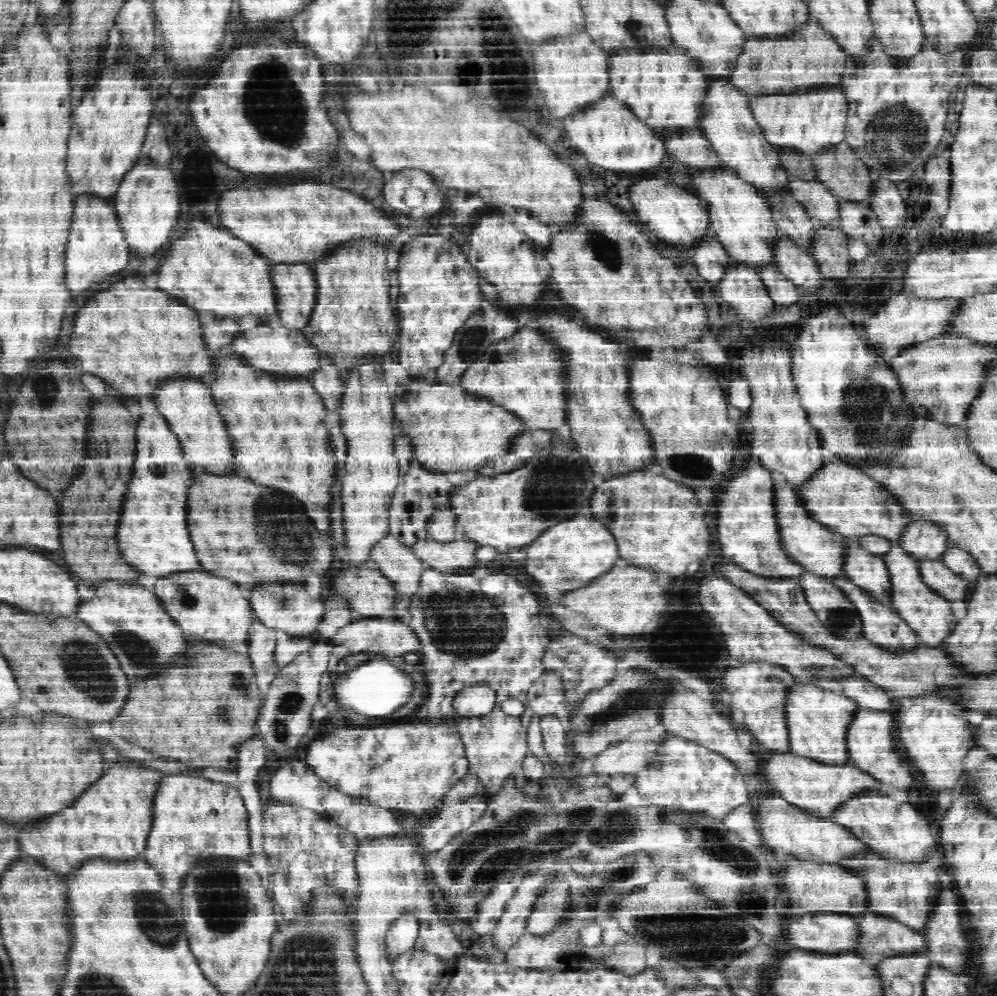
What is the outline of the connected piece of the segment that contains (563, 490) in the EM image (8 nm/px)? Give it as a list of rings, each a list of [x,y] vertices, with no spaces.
[[[554,436],[548,448],[534,448],[532,456],[524,466],[493,477],[479,476],[471,483],[456,489],[452,499],[455,522],[465,530],[470,541],[477,541],[480,546],[491,545],[498,549],[500,554],[510,553],[514,549],[528,547],[550,526],[562,520],[570,520],[574,514],[578,514],[582,504],[594,494],[594,486],[597,484],[588,459],[577,451],[573,439],[566,440]]]

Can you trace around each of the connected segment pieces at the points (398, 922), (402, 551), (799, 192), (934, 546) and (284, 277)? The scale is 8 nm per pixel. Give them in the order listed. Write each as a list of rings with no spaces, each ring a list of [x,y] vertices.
[[[405,912],[402,916],[392,920],[390,929],[384,932],[384,956],[392,964],[400,955],[410,951],[418,934],[418,919],[412,912]]]
[[[391,535],[376,546],[371,560],[373,565],[400,586],[402,600],[395,612],[395,616],[400,618],[409,608],[410,597],[418,589],[421,572],[427,565],[416,556],[412,547],[400,543]]]
[[[792,180],[790,189],[793,198],[807,210],[810,217],[817,218],[822,227],[839,227],[842,202],[824,183],[820,180]]]
[[[921,517],[908,526],[907,535],[900,546],[920,559],[941,558],[950,548],[950,535],[944,531],[940,522]]]
[[[276,264],[276,288],[282,324],[303,331],[311,323],[319,300],[319,281],[314,267],[307,264]]]

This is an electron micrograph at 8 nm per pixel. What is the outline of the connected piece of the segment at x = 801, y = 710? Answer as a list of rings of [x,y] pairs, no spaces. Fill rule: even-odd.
[[[794,686],[790,696],[792,700],[788,702],[787,710],[791,733],[789,752],[826,764],[850,762],[850,744],[846,736],[852,720],[862,709],[860,705],[844,694],[834,694],[818,686]]]

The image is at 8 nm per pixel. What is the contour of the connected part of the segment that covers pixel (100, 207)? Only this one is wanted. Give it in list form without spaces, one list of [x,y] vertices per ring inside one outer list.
[[[80,198],[73,208],[69,239],[65,250],[65,281],[68,284],[70,294],[82,296],[90,288],[112,278],[114,274],[124,272],[128,262],[130,262],[130,247],[126,242],[124,233],[120,230],[120,223],[118,223],[112,203],[106,203],[102,199],[96,198]]]

